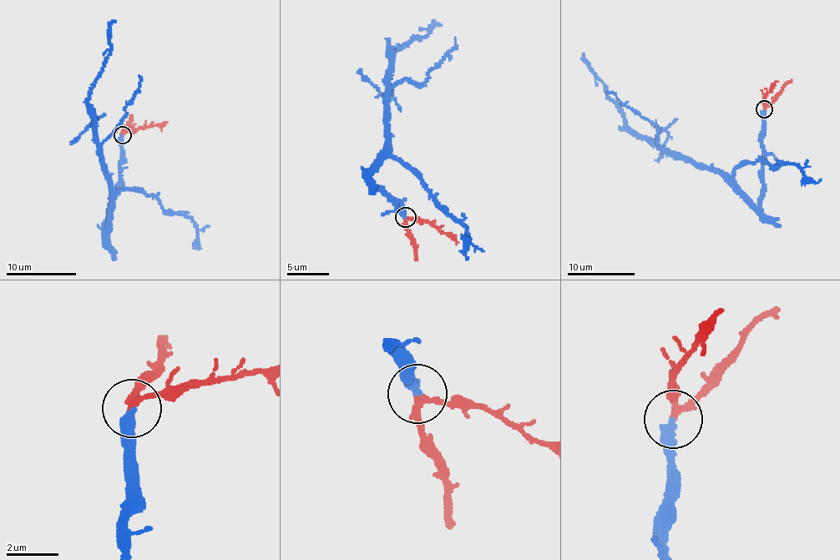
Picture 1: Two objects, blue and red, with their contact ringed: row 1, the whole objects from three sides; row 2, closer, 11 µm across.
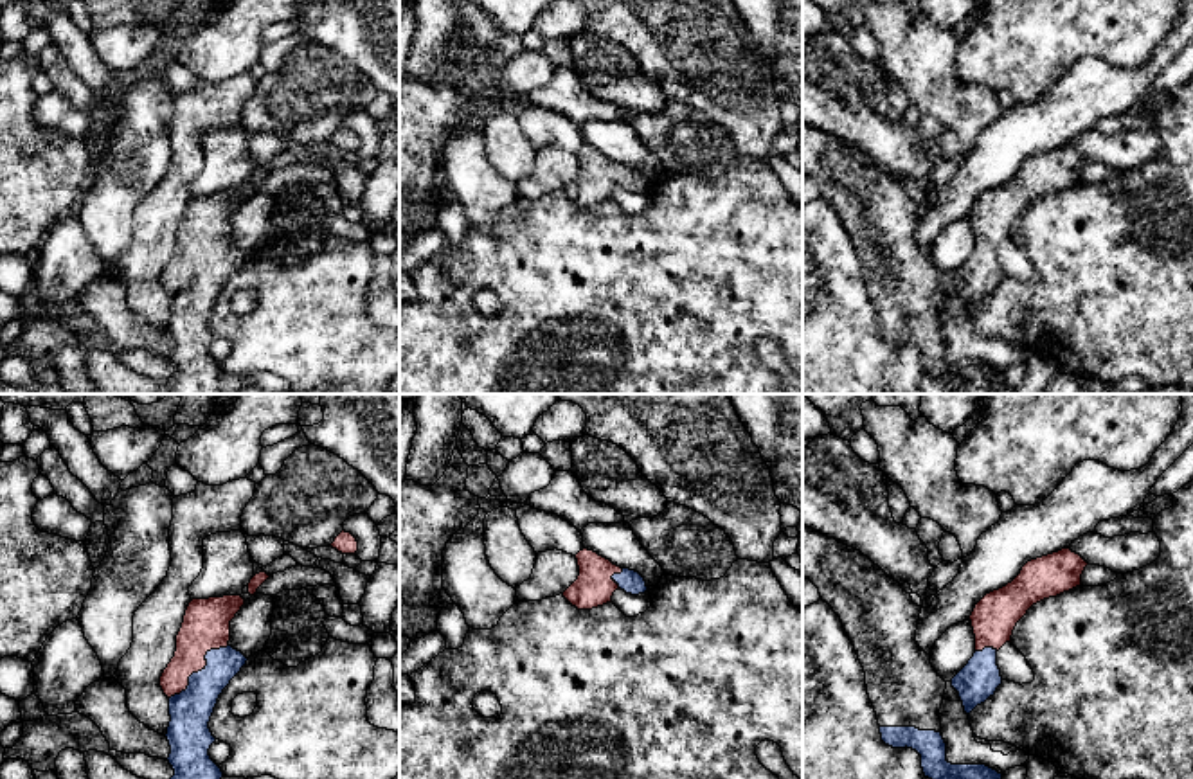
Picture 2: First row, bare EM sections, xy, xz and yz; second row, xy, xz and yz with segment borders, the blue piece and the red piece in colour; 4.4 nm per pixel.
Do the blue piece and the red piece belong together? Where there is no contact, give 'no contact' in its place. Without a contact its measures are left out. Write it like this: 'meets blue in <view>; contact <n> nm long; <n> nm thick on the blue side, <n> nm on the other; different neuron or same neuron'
meets blue in xy; contact 360 nm long; 180 nm thick on the blue side, 220 nm on the other; same neuron

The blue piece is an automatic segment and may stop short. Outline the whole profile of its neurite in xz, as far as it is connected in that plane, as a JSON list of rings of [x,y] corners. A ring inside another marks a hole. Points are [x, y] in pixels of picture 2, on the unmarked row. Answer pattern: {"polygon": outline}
{"polygon": [[[594,148],[576,151],[579,173],[563,189],[563,194],[578,207],[592,207],[612,200],[615,187],[639,193],[648,187],[644,175],[630,166],[621,166]]]}

